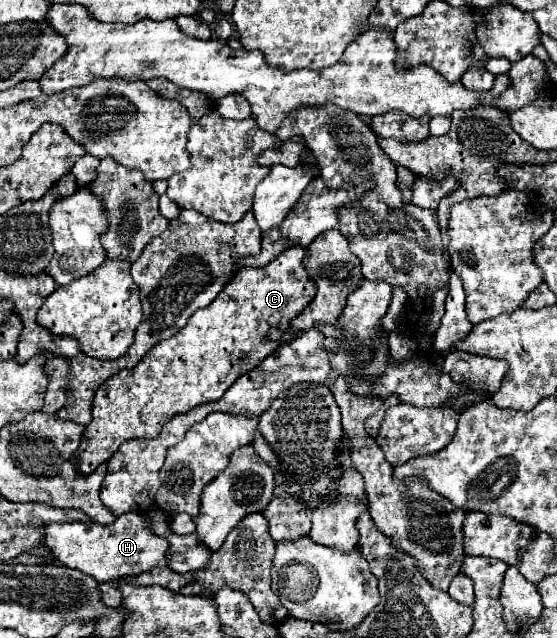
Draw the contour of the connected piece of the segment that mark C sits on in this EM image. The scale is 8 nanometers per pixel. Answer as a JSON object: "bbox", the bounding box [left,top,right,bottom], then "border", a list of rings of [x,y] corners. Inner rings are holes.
{"bbox":[76,247,316,475],"border":[[[290,247],[282,255],[278,255],[272,263],[260,269],[244,267],[240,269],[234,279],[218,293],[218,297],[204,309],[198,309],[196,315],[188,319],[188,325],[182,327],[176,335],[166,341],[156,343],[134,369],[124,369],[116,373],[112,379],[104,381],[104,387],[96,391],[96,407],[92,407],[92,423],[86,425],[82,443],[76,449],[76,471],[86,475],[96,471],[98,465],[106,463],[128,439],[154,439],[160,435],[162,425],[168,423],[172,417],[188,413],[190,409],[220,399],[226,389],[252,367],[256,367],[266,355],[280,347],[280,343],[270,341],[266,333],[272,327],[280,327],[282,331],[290,329],[290,321],[304,311],[308,301],[312,301],[316,287],[308,277],[302,257],[308,255],[304,247]]]}

